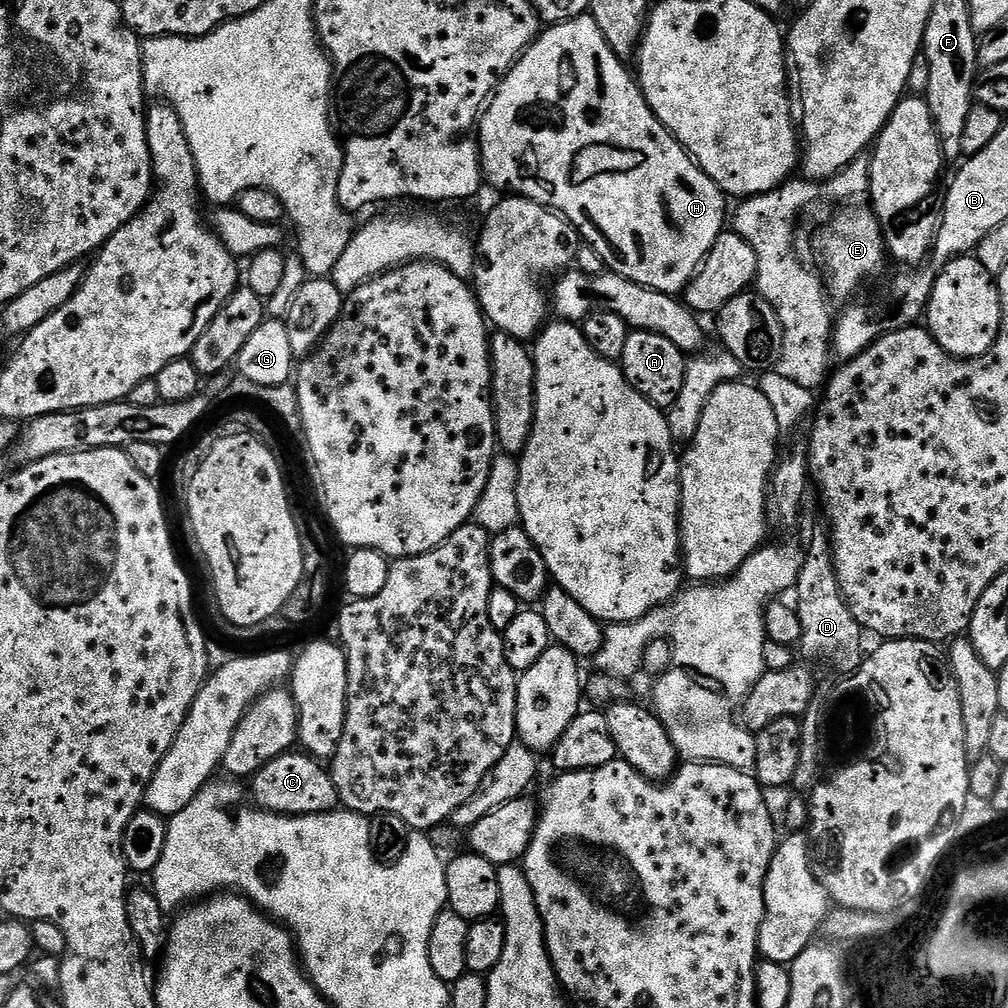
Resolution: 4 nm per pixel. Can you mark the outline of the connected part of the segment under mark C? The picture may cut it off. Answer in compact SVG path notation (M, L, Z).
M300 750L283 752L265 766L257 770L256 775L250 780L250 800L257 808L266 812L277 812L280 816L318 816L333 811L332 807L340 804L340 795L332 781L331 771L321 761L305 754Z

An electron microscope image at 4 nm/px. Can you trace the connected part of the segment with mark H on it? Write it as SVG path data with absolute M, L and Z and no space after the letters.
M591 14L575 16L572 20L563 20L561 24L545 27L540 35L528 45L528 48L516 61L515 66L497 83L478 121L478 147L480 150L480 171L484 174L487 187L501 188L501 193L525 196L528 200L560 213L576 229L581 241L596 251L602 258L605 269L617 272L622 278L630 278L647 288L669 294L683 293L692 281L697 268L708 257L714 242L725 231L724 200L725 193L715 184L699 164L689 156L687 150L668 133L666 126L653 114L641 92L639 83L624 69L625 61L610 50L598 22Z

